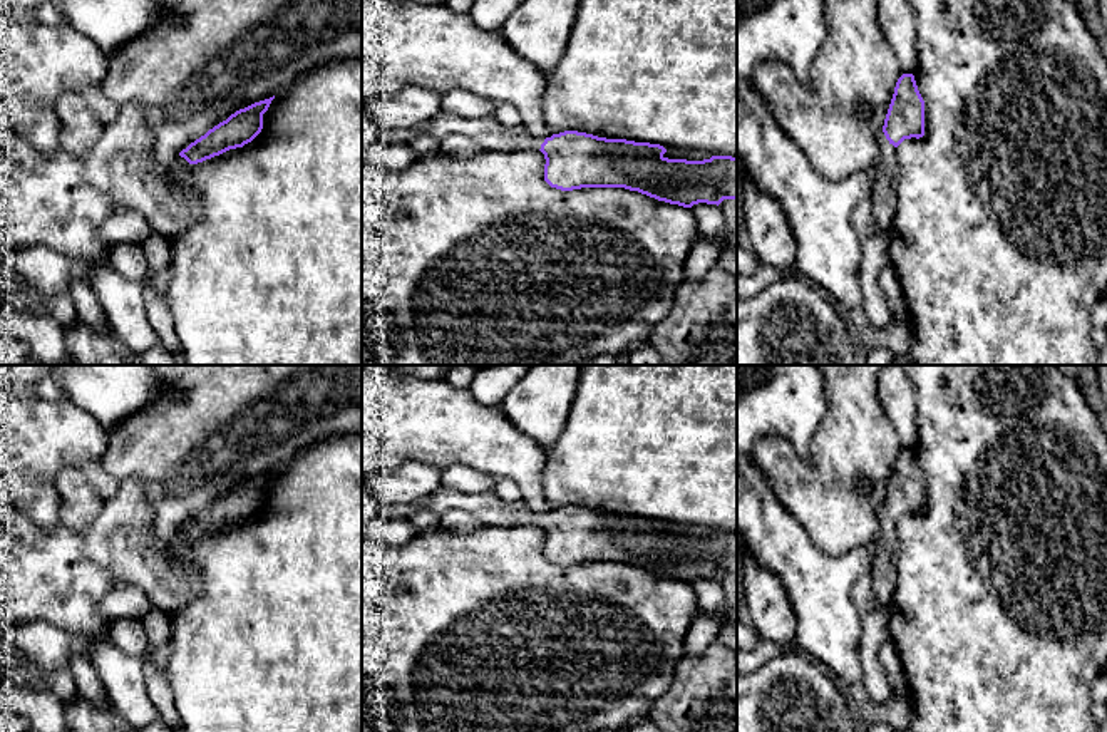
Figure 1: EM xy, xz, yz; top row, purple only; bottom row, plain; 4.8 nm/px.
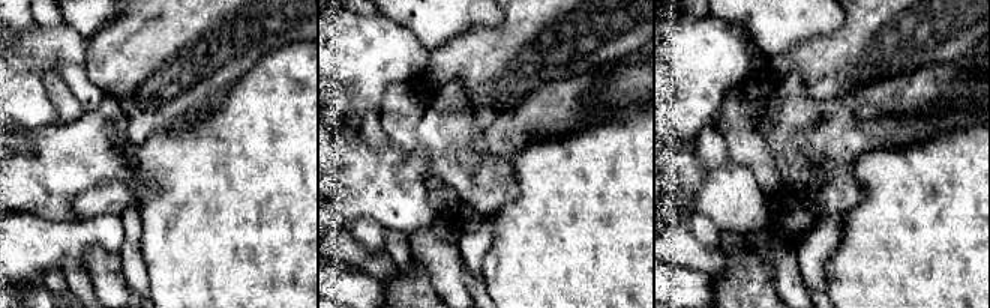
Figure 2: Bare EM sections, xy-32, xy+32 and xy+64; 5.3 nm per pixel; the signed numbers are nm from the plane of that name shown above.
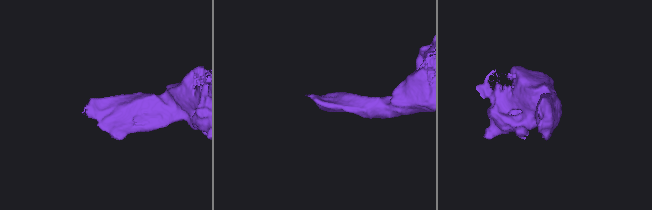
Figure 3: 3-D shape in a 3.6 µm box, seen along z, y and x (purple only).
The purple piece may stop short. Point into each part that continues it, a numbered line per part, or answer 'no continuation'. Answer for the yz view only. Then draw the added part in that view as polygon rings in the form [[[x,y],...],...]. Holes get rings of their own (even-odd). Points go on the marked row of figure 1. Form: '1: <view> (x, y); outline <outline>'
1: yz (883, 191); outline [[[884,132],[879,134],[881,156],[874,164],[873,186],[869,203],[874,211],[881,233],[889,233],[894,224],[896,209],[896,147],[886,139]]]

